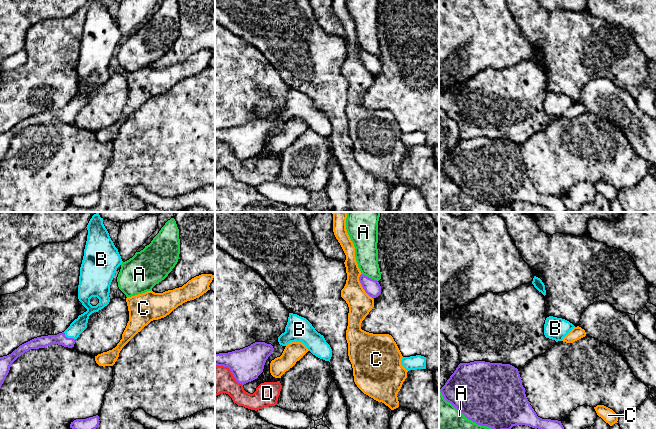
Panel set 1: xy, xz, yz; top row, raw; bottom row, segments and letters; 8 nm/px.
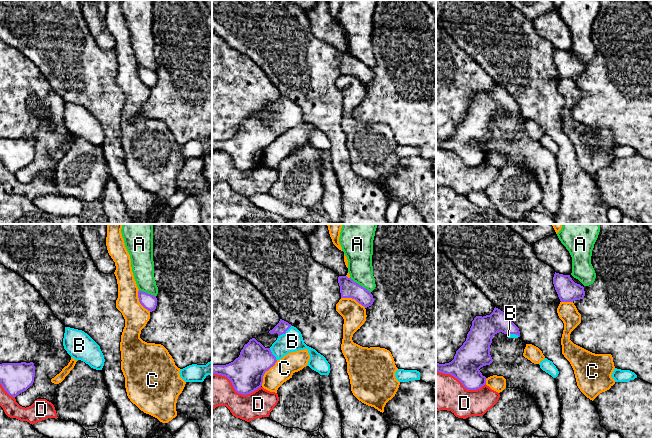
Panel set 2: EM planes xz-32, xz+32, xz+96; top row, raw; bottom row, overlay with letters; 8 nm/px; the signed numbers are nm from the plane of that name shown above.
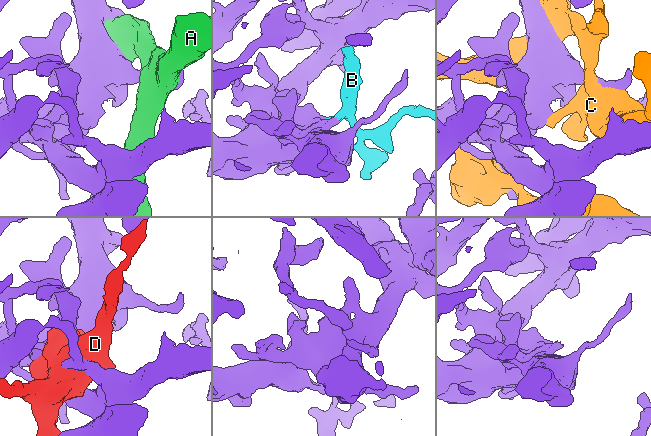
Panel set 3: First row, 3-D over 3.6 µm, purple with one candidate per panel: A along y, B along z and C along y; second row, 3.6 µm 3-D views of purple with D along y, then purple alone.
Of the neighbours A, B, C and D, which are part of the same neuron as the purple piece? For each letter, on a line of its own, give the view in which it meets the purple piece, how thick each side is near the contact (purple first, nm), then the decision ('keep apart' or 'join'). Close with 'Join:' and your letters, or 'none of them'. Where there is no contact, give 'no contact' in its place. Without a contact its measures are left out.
A: yz | 500/480 nm | keep apart
B: xy | 100/110 nm | join
C: xz | 130/190 nm | keep apart
D: xz | 260/240 nm | keep apart
Join: B

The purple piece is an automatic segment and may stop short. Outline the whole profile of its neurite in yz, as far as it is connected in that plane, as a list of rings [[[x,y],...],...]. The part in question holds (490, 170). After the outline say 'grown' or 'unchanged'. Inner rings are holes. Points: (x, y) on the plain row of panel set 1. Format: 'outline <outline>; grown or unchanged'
outline [[[485,137],[460,139],[439,168],[467,195],[496,208],[510,206],[516,201],[525,201],[543,205],[553,212],[566,211],[561,197],[537,192],[526,173],[518,145],[510,140]]]; unchanged

